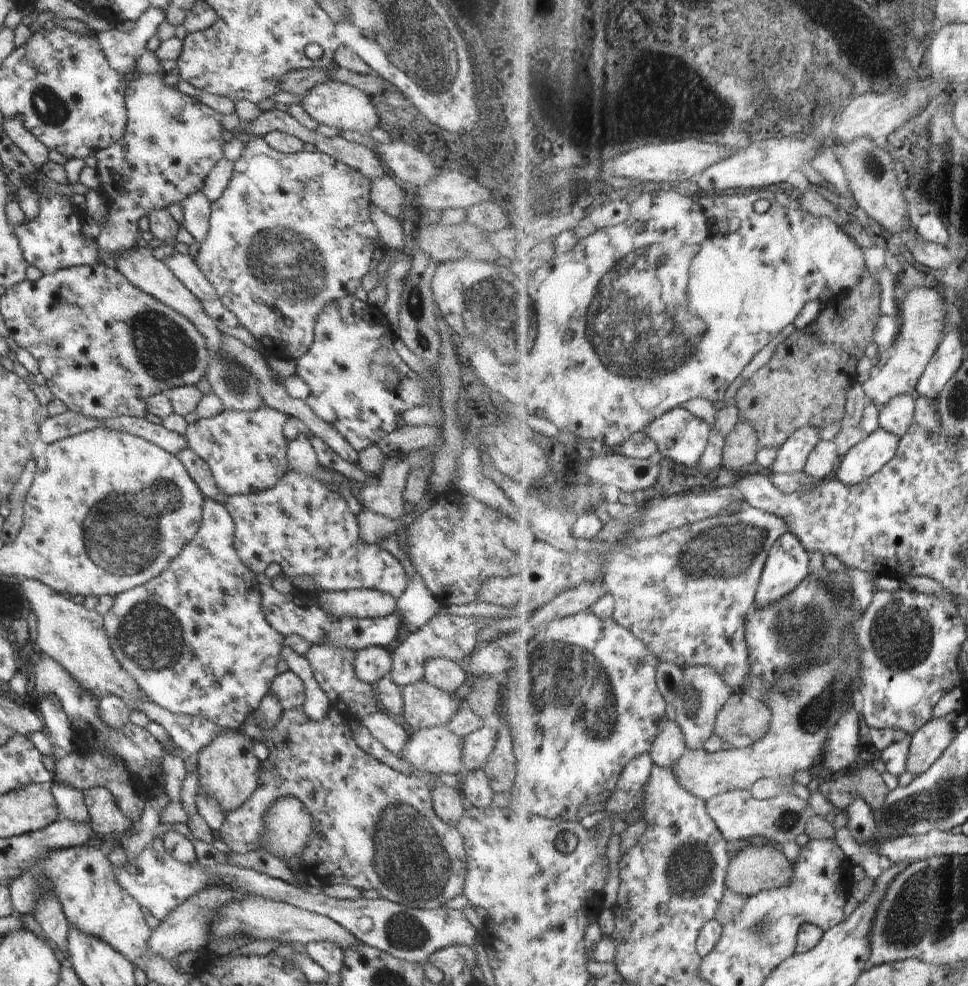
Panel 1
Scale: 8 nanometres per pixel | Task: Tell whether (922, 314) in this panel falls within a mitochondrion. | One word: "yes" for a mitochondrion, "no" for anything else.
yes

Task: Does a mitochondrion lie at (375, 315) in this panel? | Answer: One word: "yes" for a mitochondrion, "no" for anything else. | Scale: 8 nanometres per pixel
no

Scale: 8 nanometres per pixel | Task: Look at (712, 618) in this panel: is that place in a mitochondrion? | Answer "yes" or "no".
no

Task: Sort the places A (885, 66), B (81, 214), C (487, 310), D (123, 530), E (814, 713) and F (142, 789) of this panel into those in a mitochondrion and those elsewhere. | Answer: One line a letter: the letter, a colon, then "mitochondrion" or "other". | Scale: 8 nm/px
A: other
B: other
C: mitochondrion
D: mitochondrion
E: mitochondrion
F: other

